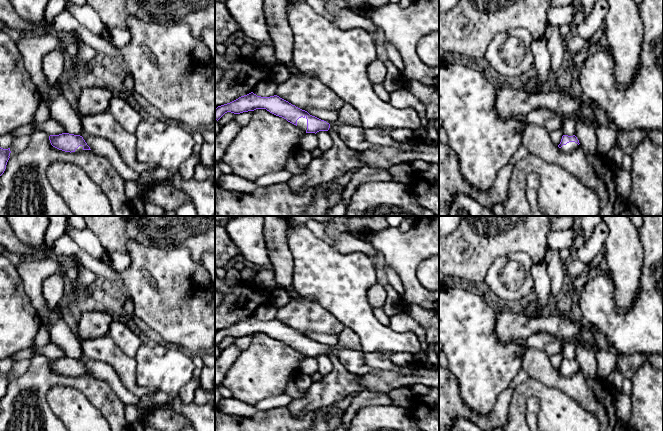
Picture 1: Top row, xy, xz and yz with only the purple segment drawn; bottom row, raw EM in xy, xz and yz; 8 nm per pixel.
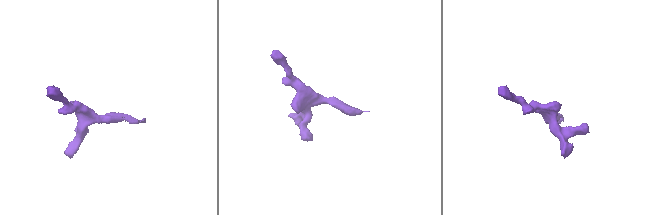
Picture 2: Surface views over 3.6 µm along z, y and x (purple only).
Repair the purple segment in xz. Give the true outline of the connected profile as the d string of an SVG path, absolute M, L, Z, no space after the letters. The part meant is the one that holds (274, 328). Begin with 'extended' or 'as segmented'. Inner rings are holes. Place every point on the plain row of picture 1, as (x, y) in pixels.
extended | M253 316L215 332L215 344L218 345L227 336L240 338L256 333L266 333L270 337L298 350L306 357L316 358L319 355L328 355L330 352L330 348L326 345L310 339L307 335L292 329L277 319L261 321Z

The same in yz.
extended | M563 359L558 371L560 372L562 376L570 377L574 375L579 368L580 368L579 364L577 363L575 359L573 360Z

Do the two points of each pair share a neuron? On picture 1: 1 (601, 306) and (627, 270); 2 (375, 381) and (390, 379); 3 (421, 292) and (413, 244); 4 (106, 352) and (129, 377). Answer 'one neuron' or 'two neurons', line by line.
1: two neurons
2: one neuron
3: one neuron
4: one neuron

